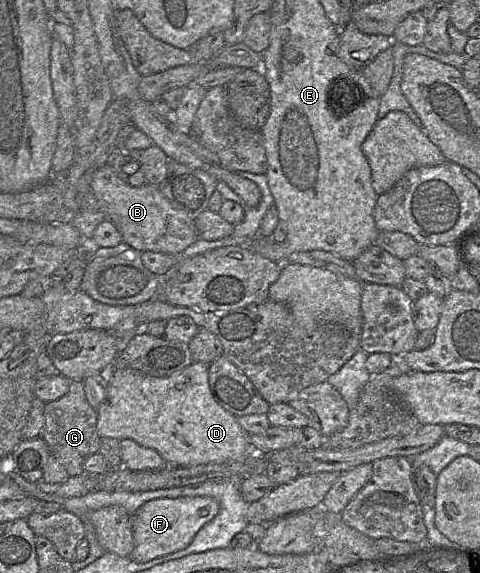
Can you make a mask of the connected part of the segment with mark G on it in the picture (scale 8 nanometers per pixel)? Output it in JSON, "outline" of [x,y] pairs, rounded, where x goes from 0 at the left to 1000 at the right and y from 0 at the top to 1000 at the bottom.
{"outline":[[[148,663],[142,684],[117,700],[96,703],[94,743],[88,764],[106,792],[135,815],[144,831],[163,831],[175,824],[177,801],[204,791],[210,763],[202,752],[202,717],[179,696],[175,670],[169,663]]]}

